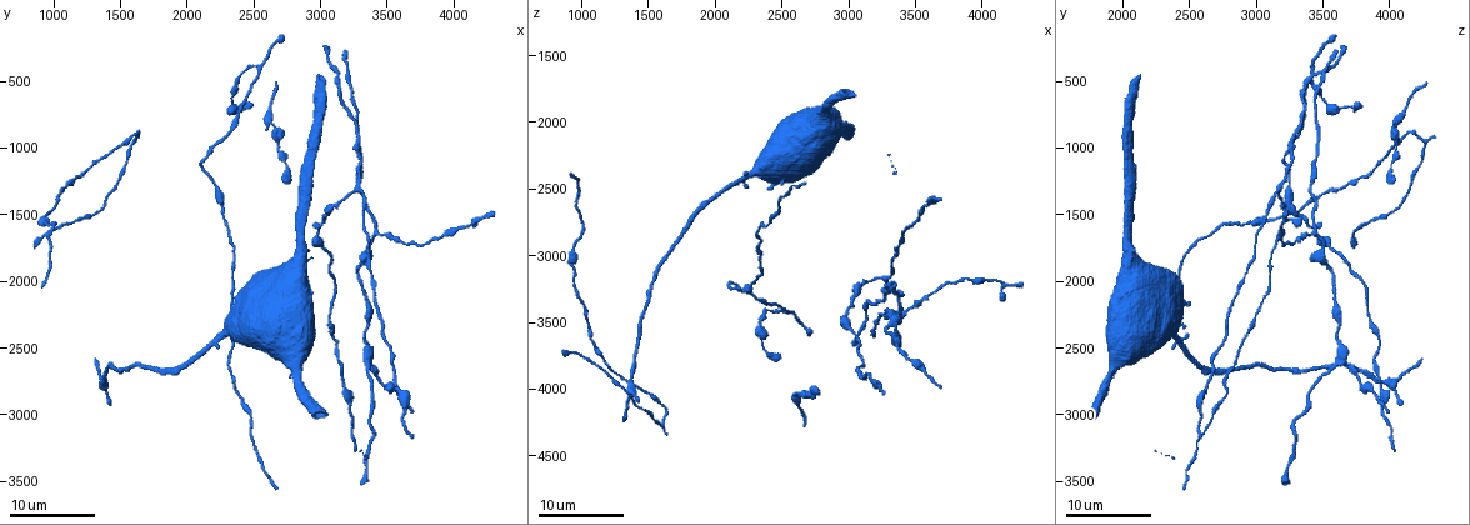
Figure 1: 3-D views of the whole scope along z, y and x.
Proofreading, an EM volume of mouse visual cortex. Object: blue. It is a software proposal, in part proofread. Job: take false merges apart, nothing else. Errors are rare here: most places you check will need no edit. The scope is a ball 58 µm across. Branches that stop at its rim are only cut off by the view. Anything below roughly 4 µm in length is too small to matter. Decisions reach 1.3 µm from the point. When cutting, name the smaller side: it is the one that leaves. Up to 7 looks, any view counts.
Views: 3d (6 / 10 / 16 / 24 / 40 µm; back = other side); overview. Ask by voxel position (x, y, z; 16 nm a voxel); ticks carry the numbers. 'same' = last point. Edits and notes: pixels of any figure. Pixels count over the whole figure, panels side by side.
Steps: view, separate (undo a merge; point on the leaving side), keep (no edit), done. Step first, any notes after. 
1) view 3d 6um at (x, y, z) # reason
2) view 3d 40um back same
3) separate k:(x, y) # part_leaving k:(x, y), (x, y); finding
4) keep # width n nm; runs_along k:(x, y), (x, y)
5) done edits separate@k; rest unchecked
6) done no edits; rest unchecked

view 3d 10um at (2540, 380, 3440) # arms part here

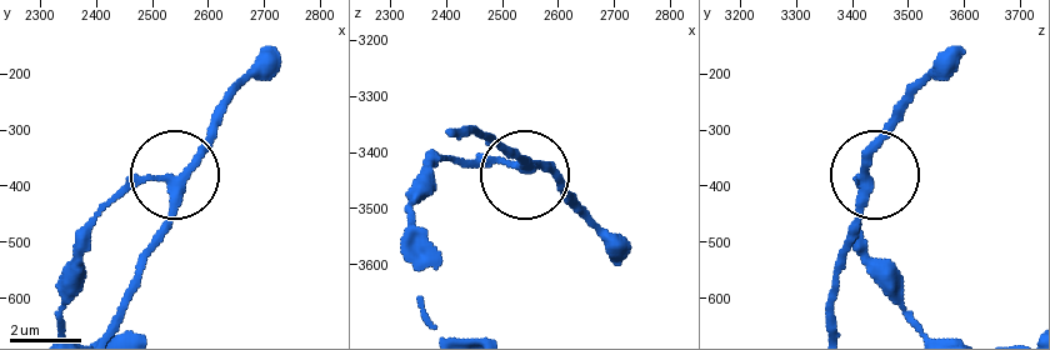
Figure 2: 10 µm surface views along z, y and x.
view 3d 10um back at (2540, 390, 3420)

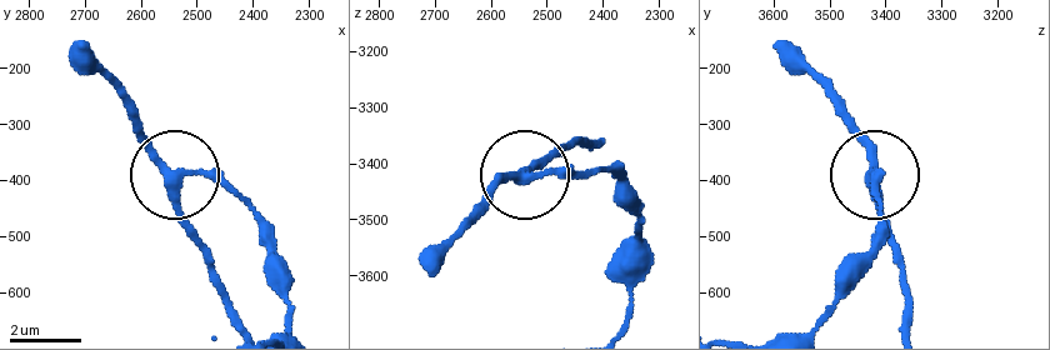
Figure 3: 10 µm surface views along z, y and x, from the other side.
keep # arms 3; one neuron here

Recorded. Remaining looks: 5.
view 3d 16um at (3300, 1320, 3160) # three arms meet

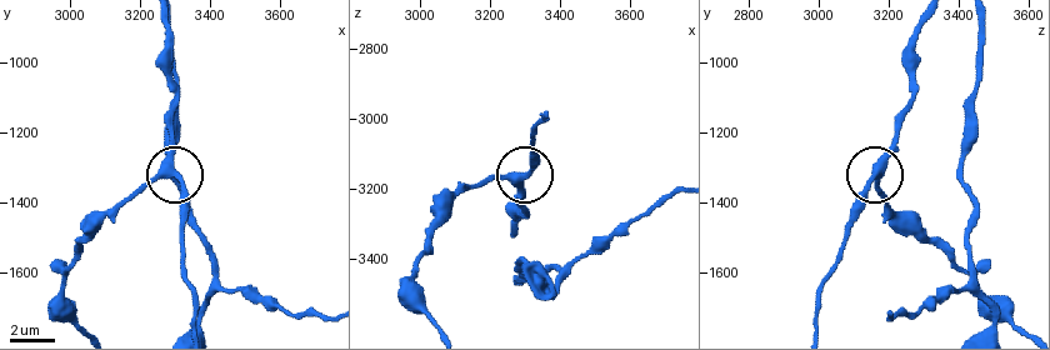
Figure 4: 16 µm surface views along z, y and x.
keep # width 320 nm; runs_along 4:(925, 20), (916, 43), (916, 81), (898, 149), (850, 220); continuous, no second neuron

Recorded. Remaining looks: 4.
view 3d 10um at (3400, 1640, 3440) # three-way junction

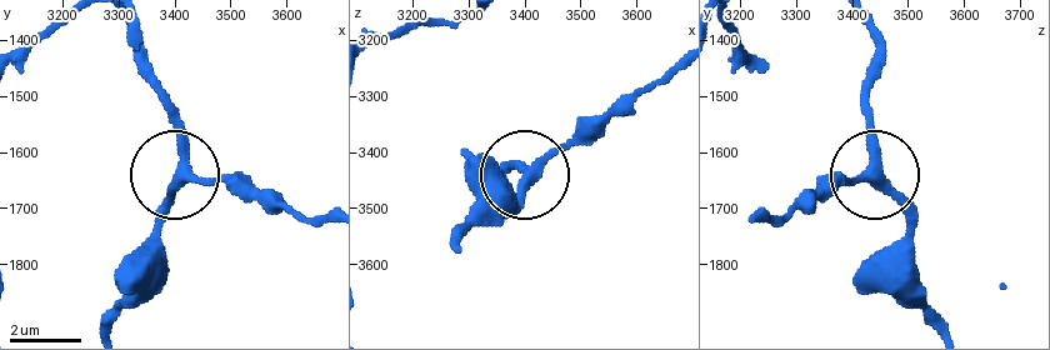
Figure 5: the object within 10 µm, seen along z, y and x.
view 3d 6um at (3415, 1640, 3430)

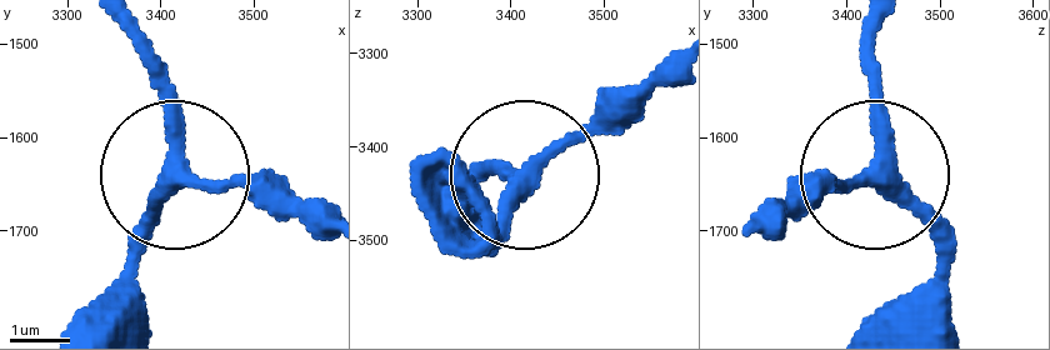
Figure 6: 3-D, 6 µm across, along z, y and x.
keep # width 280 nm; runs_along 6:(878, 31), (883, 175), (768, 195); all the same neuron

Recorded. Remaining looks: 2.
view 3d 10um at (3380, 2600, 3660)

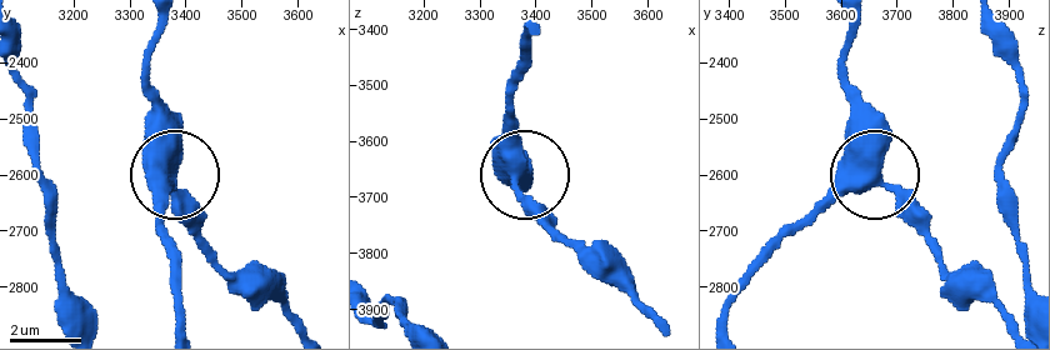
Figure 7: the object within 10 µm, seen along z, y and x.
view 3d 6um at (3365, 2615, 3645)

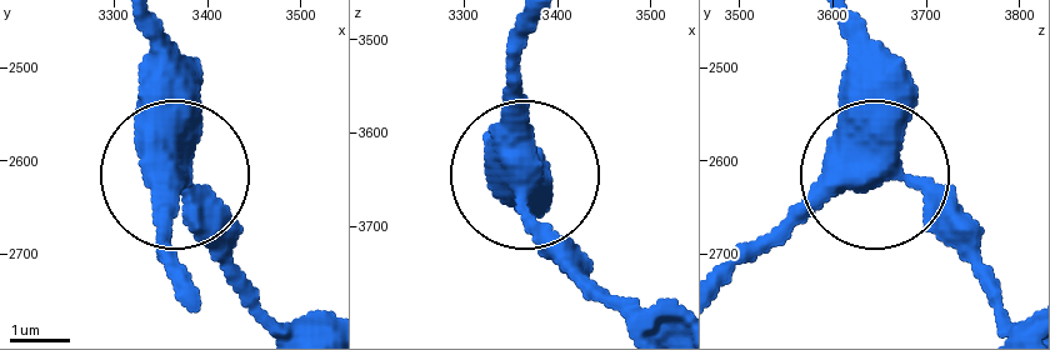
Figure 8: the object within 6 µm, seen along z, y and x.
keep # width 400 nm; runs_along 8:(845, 31), (855, 151), (990, 265); one neuron here

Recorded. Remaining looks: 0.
done no edits; rest unchecked

